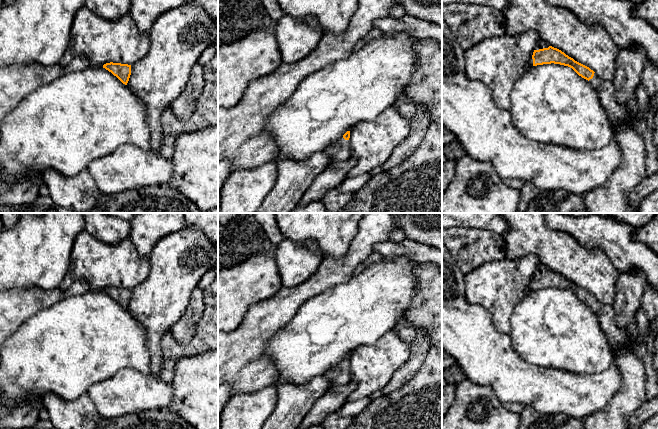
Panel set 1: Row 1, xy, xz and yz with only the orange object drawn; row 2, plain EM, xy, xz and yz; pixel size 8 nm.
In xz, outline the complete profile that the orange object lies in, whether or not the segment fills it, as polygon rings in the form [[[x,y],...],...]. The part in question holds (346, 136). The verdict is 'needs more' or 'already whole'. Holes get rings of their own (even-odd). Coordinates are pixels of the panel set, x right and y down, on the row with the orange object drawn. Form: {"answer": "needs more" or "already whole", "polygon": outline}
{"answer": "needs more", "polygon": [[[347,131],[342,138],[325,148],[324,152],[330,156],[333,162],[351,157],[349,138],[350,131]]]}

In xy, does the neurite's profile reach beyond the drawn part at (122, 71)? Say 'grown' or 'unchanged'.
unchanged

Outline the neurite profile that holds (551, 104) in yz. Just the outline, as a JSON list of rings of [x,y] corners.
[[[560,64],[531,67],[519,78],[510,94],[513,125],[527,139],[580,150],[601,149],[614,135],[613,124],[589,81]]]

